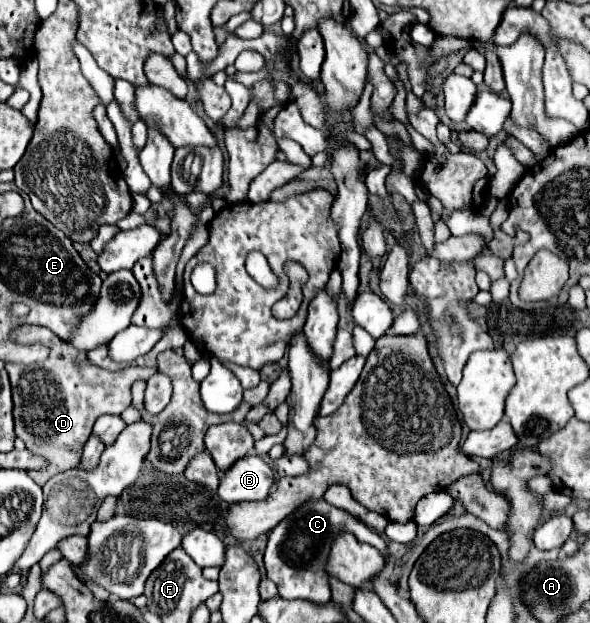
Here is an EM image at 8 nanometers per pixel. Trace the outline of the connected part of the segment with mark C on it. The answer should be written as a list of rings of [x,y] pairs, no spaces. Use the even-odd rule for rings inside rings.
[[[311,499],[303,503],[291,515],[287,515],[275,529],[271,529],[267,539],[267,549],[265,549],[265,569],[267,569],[267,577],[277,585],[279,597],[307,599],[321,605],[327,603],[331,599],[331,589],[329,589],[329,575],[325,571],[325,561],[333,539],[345,531],[377,547],[385,557],[389,557],[385,541],[373,529],[369,529],[347,511],[333,507],[323,499],[319,501]]]

